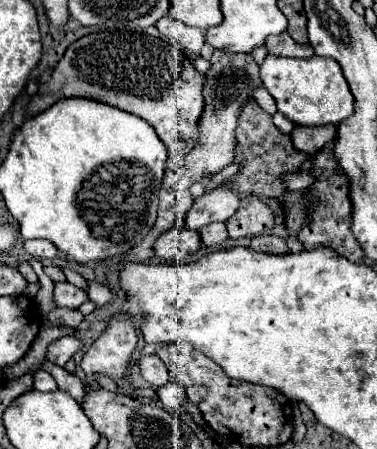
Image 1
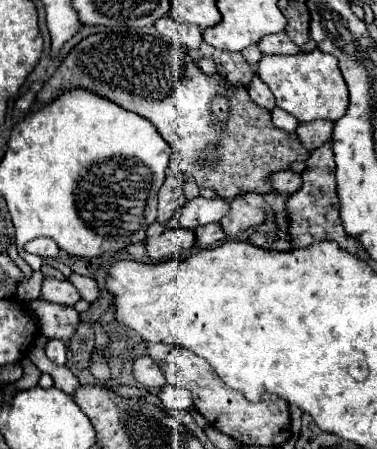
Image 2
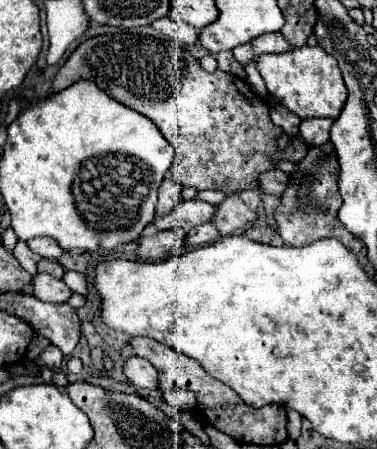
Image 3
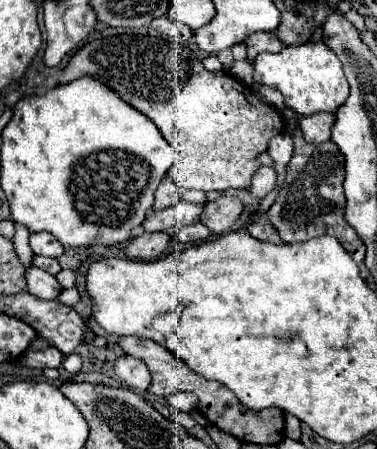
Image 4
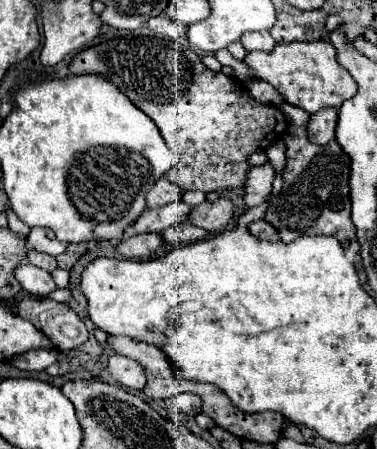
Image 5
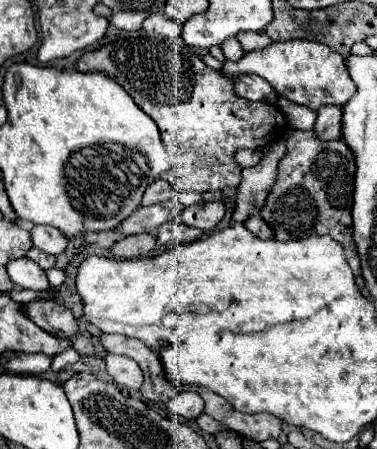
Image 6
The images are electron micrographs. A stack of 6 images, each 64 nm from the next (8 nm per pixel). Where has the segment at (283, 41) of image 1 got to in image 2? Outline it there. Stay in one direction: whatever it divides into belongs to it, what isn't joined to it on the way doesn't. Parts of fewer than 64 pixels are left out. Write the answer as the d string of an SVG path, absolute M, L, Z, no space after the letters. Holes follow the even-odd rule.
M284 32L278 34L268 34L258 42L258 48L262 50L262 54L298 54L304 50L314 50L316 44L314 40L308 40L304 46L296 46L292 44L292 40L288 40L288 36Z

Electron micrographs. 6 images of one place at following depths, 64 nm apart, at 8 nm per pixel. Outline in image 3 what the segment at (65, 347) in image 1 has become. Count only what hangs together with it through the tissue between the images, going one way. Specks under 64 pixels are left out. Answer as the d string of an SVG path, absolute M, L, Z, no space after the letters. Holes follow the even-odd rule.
M52 344L40 354L40 362L44 366L50 366L50 368L58 368L62 364L62 360L64 360L64 354L56 346L52 346Z

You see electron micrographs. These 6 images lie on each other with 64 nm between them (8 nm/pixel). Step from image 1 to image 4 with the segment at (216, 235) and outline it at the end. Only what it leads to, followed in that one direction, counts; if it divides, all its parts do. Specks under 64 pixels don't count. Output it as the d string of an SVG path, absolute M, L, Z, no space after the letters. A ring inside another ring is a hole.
M200 222L188 224L188 226L184 226L184 228L178 228L176 234L174 234L174 238L176 238L178 242L186 244L186 246L190 246L190 244L200 244L200 242L208 240L210 236L212 236L212 232L210 232L204 224L200 224Z

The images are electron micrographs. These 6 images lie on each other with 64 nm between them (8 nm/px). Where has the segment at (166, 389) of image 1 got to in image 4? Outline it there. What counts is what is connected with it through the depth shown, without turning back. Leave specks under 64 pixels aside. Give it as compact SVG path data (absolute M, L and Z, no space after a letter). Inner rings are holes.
M176 392L172 396L168 396L168 402L172 408L180 410L180 412L194 412L198 410L198 398L192 392Z

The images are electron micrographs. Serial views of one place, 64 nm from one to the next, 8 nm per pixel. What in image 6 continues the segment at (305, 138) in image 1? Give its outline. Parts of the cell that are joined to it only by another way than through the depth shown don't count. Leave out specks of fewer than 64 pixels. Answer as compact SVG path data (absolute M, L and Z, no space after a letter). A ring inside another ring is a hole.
M320 106L316 120L316 136L320 140L340 140L342 138L342 106Z

